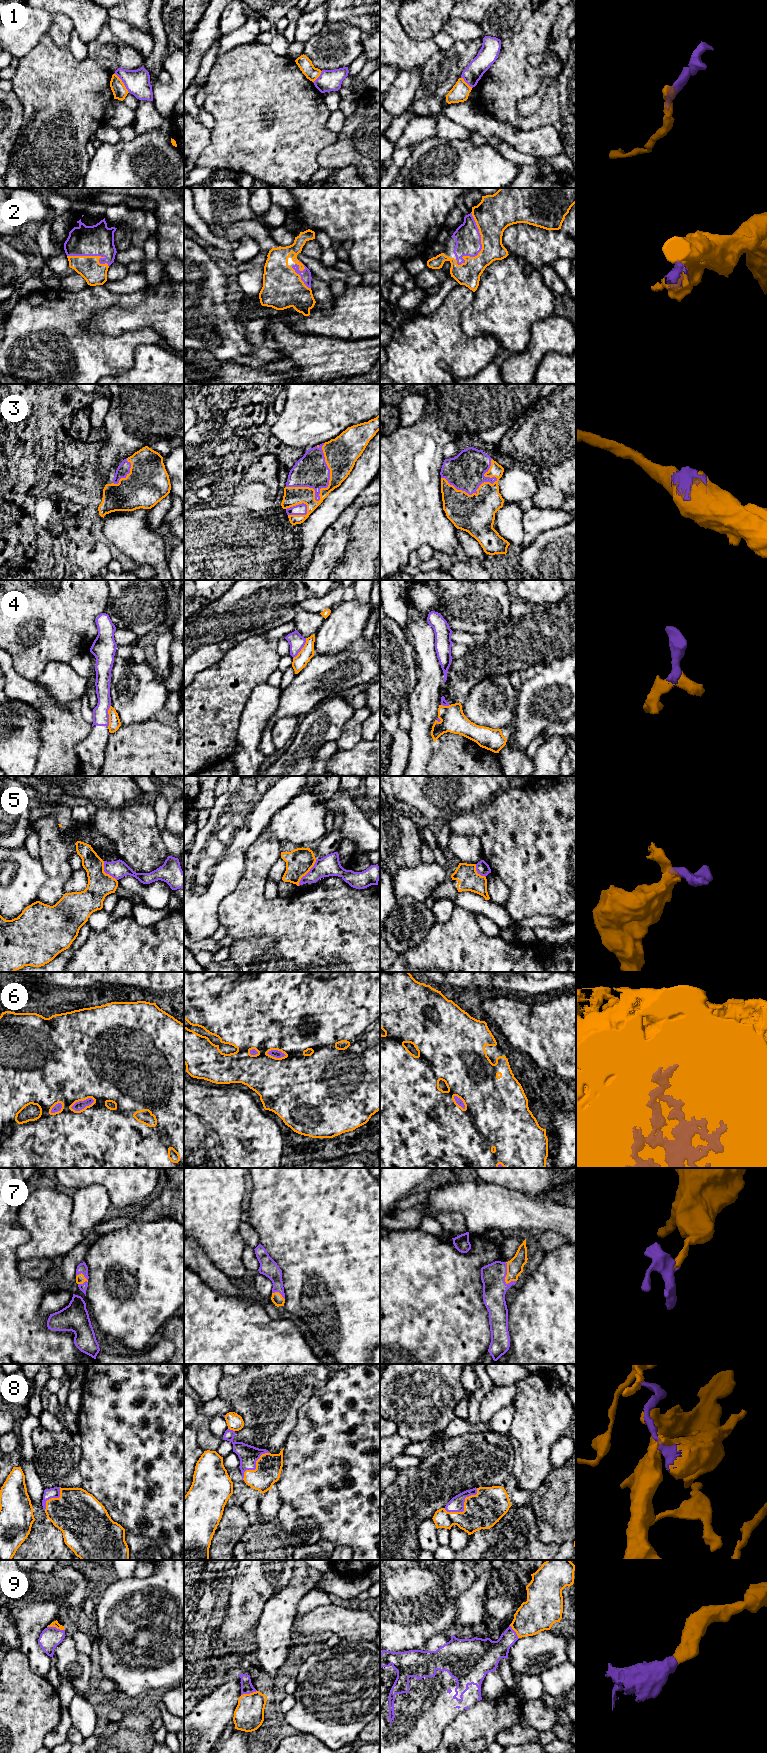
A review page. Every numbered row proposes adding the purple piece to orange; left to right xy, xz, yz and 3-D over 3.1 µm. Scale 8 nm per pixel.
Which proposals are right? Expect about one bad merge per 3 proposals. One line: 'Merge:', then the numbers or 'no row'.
Merge: 2, 3, 6, 7, 8, 9

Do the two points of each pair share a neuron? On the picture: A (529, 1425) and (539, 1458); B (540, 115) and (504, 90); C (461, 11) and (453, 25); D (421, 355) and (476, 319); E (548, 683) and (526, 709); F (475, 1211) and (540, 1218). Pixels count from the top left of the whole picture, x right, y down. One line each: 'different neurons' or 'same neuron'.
A: same neuron
B: same neuron
C: different neurons
D: different neurons
E: same neuron
F: same neuron

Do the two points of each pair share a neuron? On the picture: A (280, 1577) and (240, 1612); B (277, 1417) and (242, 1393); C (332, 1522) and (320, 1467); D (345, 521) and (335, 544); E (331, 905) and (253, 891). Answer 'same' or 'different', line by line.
A: same
B: same
C: same
D: same
E: same

